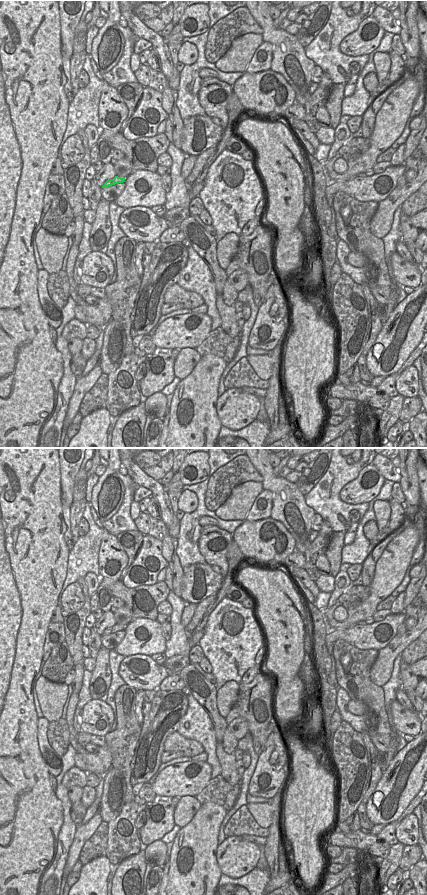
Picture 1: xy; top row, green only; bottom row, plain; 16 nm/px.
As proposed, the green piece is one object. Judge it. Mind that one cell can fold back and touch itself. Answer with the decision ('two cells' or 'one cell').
one cell

